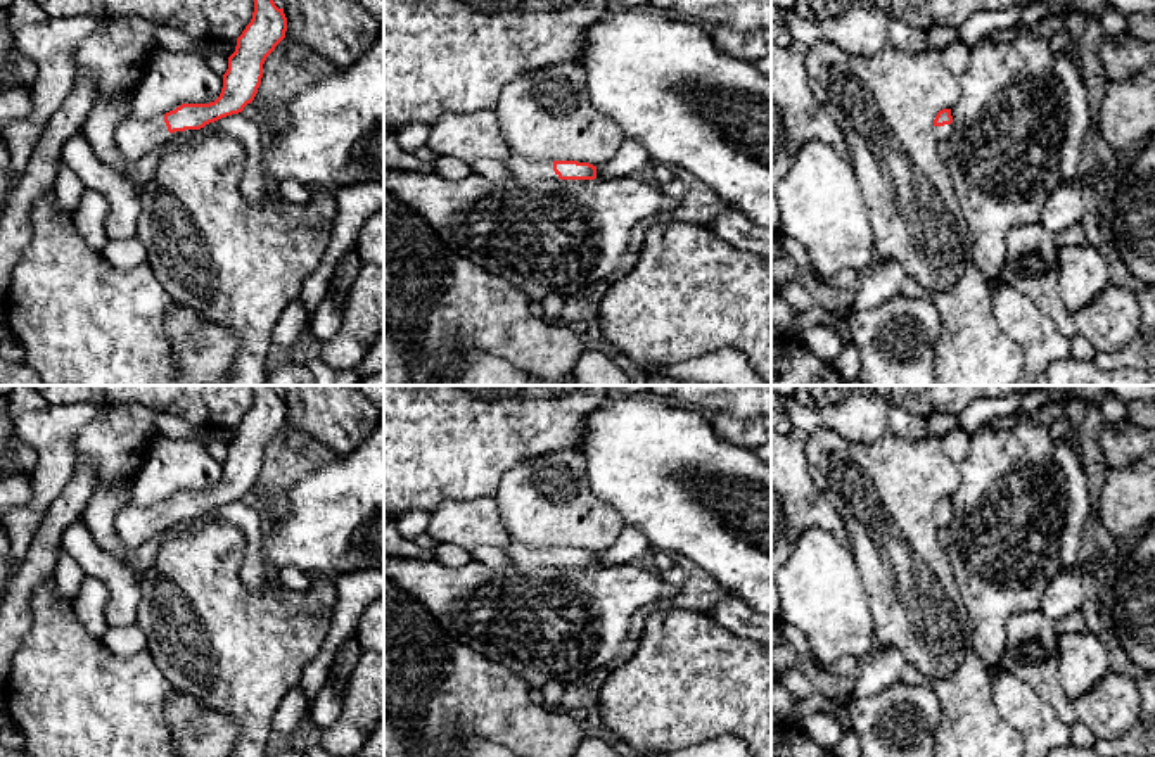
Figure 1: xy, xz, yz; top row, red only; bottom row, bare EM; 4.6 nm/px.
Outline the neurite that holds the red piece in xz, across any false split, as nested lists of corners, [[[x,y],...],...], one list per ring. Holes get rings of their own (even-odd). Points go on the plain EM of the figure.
[[[514,539],[505,548],[512,567],[520,570],[555,565],[555,567],[595,567],[597,553],[578,548],[529,548]]]

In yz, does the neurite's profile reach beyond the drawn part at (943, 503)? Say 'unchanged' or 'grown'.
grown

